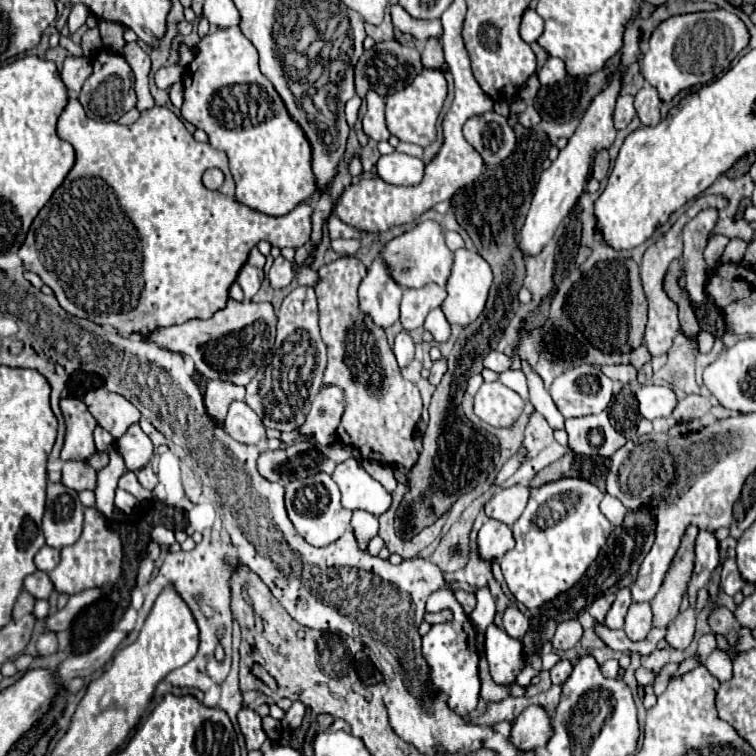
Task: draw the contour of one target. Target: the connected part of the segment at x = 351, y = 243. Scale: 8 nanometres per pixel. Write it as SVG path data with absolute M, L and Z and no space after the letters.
M339 238L332 240L332 248L340 255L354 255L359 247L359 241L355 239Z

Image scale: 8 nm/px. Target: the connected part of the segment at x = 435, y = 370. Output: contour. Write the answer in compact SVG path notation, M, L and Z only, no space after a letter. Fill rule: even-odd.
M439 357L437 361L433 361L431 375L429 375L429 383L439 385L439 381L441 381L443 375L445 375L445 371L447 371L447 361L445 361L445 357Z

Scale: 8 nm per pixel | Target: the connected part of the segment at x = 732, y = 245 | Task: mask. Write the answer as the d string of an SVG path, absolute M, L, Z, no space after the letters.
M731 239L729 245L725 247L719 263L723 263L723 261L737 261L737 259L743 257L743 251L745 251L745 243L739 241L739 239Z

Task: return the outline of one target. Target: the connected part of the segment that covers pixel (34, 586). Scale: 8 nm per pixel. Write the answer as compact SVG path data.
M35 571L25 579L25 591L29 591L35 599L47 599L53 593L51 579L45 571Z

